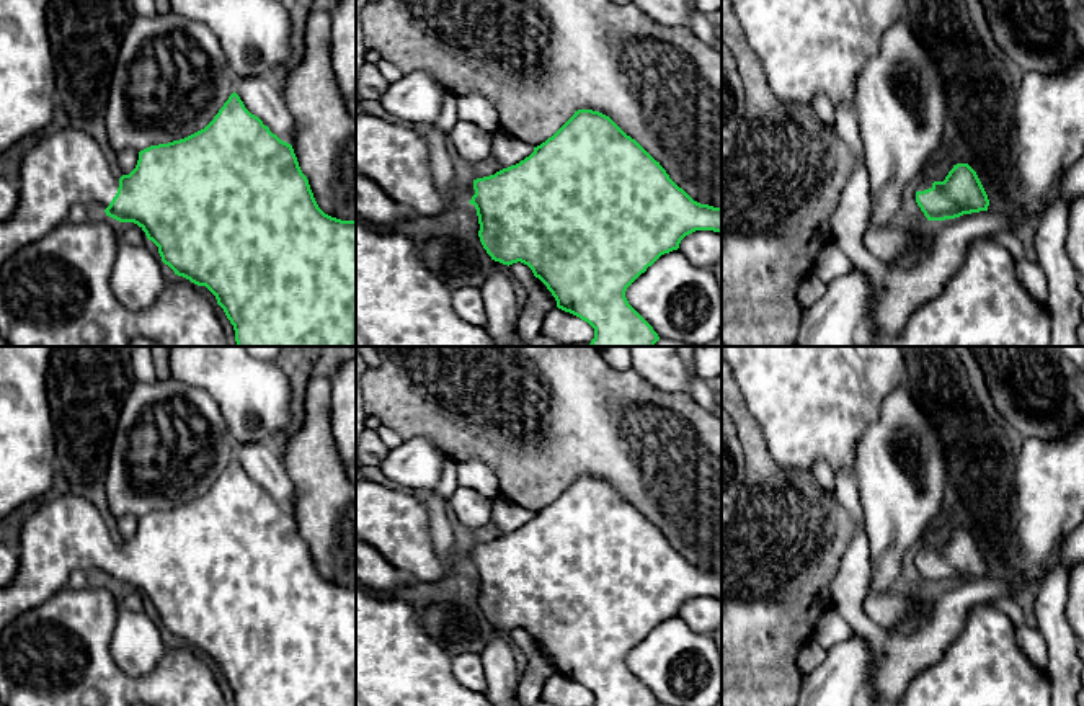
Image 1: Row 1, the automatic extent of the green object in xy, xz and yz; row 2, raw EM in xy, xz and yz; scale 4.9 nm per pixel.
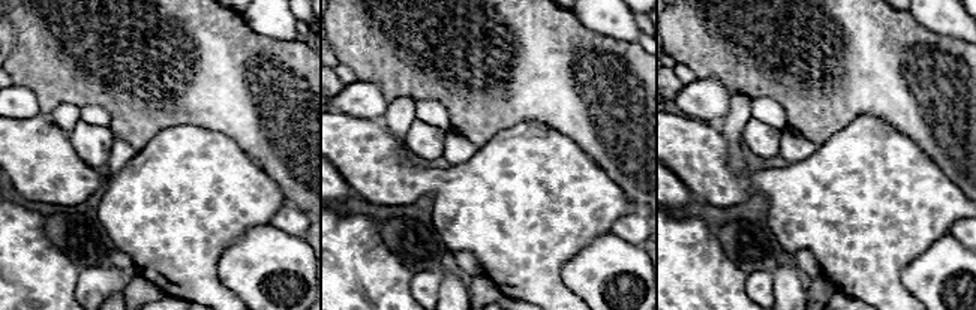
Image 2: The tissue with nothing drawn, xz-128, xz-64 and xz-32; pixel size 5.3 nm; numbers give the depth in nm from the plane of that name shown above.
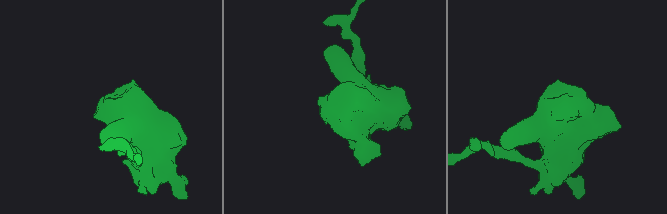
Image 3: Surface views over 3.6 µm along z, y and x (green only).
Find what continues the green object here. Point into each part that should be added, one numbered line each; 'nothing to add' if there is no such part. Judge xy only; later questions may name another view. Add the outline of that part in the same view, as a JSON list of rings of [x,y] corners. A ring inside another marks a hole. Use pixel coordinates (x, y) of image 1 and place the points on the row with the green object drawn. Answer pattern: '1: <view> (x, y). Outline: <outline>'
1: xy (66, 167). Outline: [[[67,126],[46,131],[41,141],[23,155],[16,188],[18,204],[13,214],[0,222],[0,268],[10,255],[41,240],[67,221],[75,204],[98,204],[106,209],[118,193],[119,178],[111,172],[98,142],[73,126]]]

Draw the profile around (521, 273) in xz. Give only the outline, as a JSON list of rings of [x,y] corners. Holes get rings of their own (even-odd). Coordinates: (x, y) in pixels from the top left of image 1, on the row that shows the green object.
[[[521,261],[509,265],[509,276],[514,284],[521,284],[526,291],[529,291],[535,283],[532,270]]]

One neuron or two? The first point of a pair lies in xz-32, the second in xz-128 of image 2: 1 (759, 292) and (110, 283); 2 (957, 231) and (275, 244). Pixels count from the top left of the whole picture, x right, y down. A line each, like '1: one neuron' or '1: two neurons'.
1: one neuron
2: two neurons

